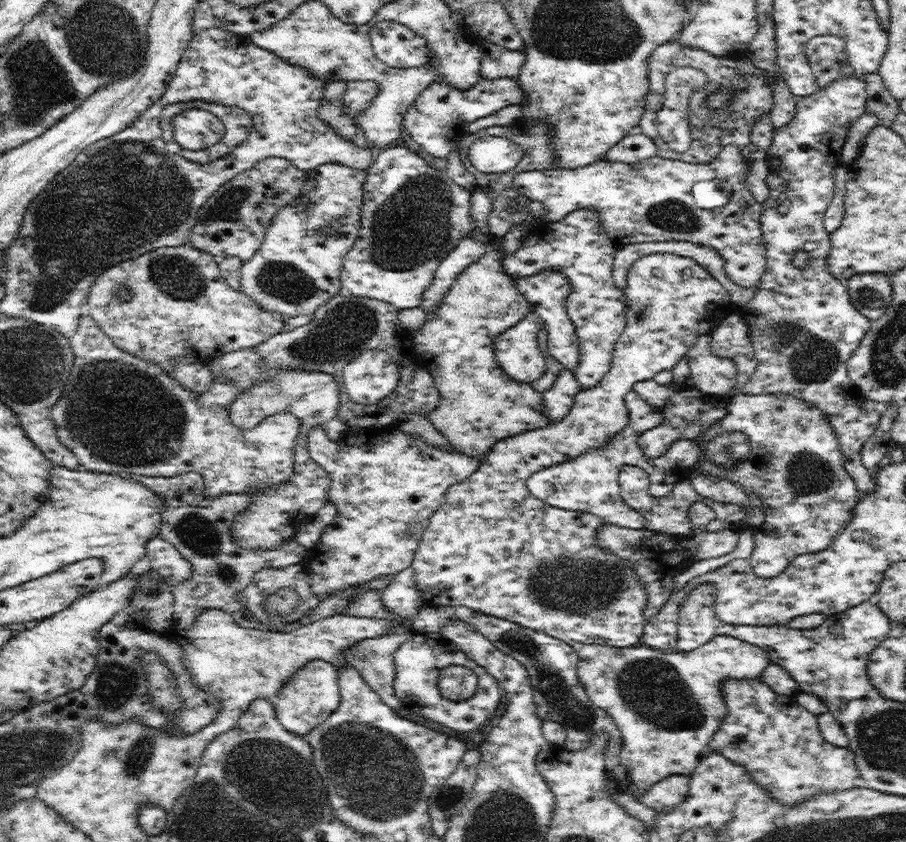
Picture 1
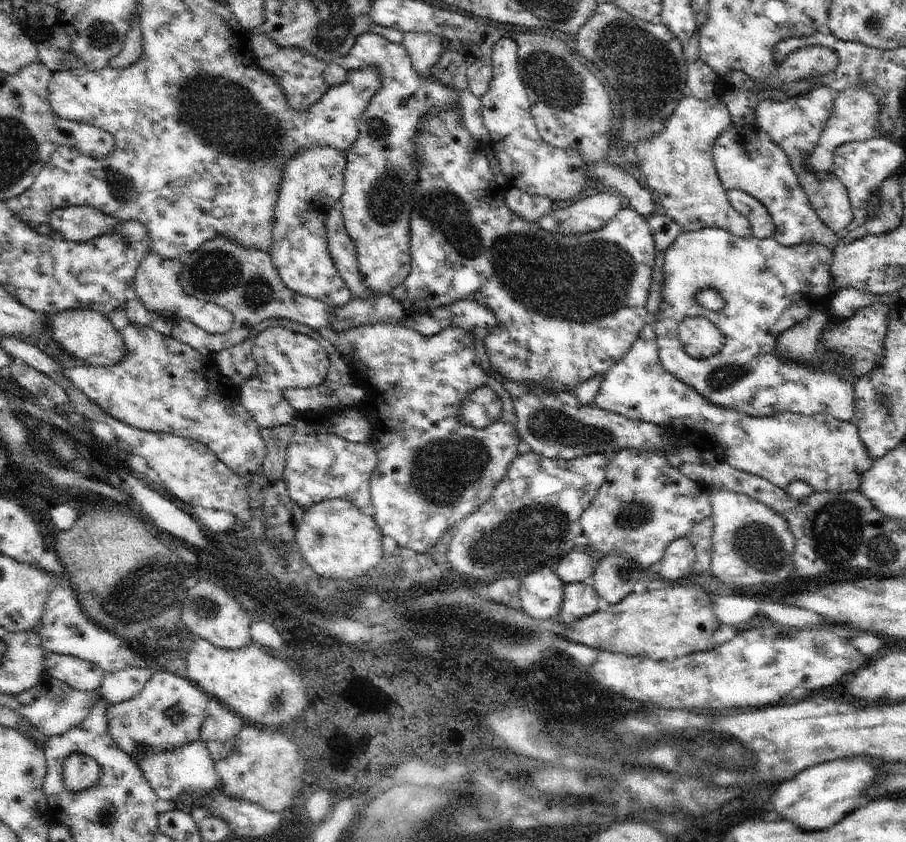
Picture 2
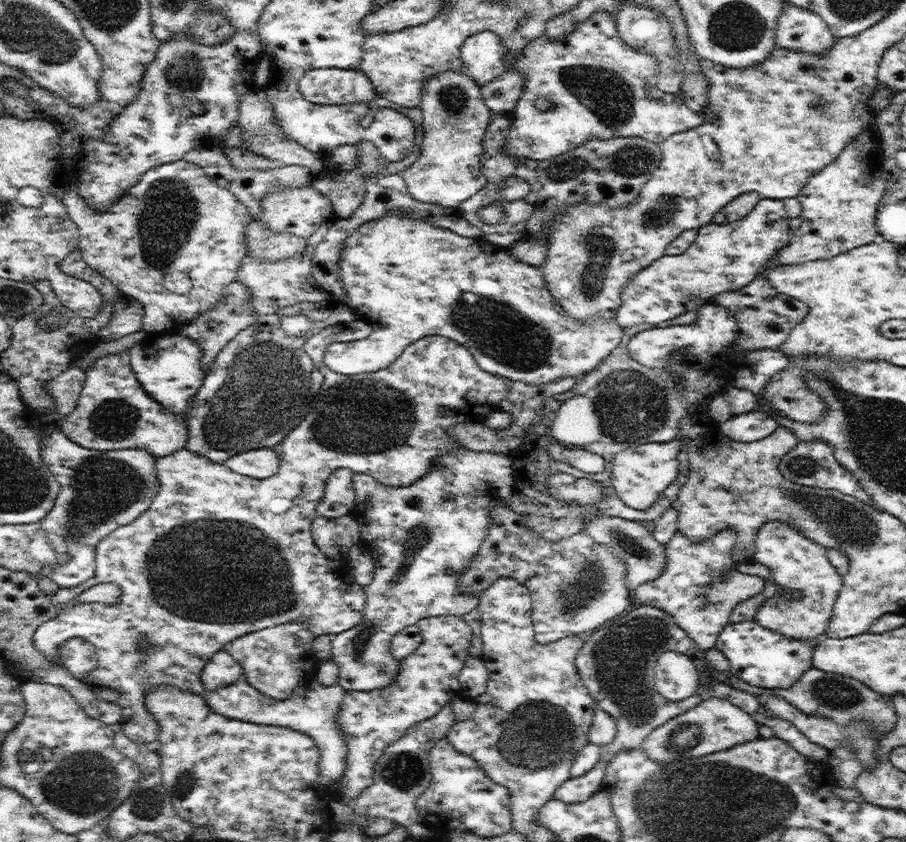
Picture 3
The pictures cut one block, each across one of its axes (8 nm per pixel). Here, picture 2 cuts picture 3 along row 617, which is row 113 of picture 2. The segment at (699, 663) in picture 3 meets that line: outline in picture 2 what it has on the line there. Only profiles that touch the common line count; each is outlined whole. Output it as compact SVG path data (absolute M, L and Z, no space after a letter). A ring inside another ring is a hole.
M595 4L593 14L581 24L573 40L573 52L579 52L605 74L605 86L611 90L613 114L621 116L619 144L635 146L637 140L661 132L665 118L683 98L685 62L681 42L659 20L645 22L633 18L615 4Z

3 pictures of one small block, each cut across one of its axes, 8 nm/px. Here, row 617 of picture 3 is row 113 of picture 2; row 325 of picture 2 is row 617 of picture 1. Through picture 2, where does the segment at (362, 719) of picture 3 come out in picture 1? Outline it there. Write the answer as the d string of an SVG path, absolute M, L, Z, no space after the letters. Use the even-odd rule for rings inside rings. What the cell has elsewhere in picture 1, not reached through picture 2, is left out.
M651 252L639 256L629 272L625 296L625 328L613 344L609 372L597 382L595 388L579 392L573 400L569 414L545 428L509 436L493 444L491 452L479 460L477 472L447 488L443 504L429 518L429 526L421 534L419 548L413 562L413 588L421 596L421 608L469 608L481 614L495 616L529 628L545 632L555 640L563 640L573 652L579 652L585 644L599 644L611 648L633 648L641 644L643 626L647 622L647 590L637 574L633 562L605 550L597 544L597 532L603 520L591 512L569 512L549 504L541 504L525 488L527 478L533 472L577 460L591 450L605 448L627 424L625 396L635 384L651 384L653 376L661 370L673 370L673 366L693 348L699 336L711 334L725 316L741 314L735 302L729 300L727 290L693 258L675 256L669 252Z

